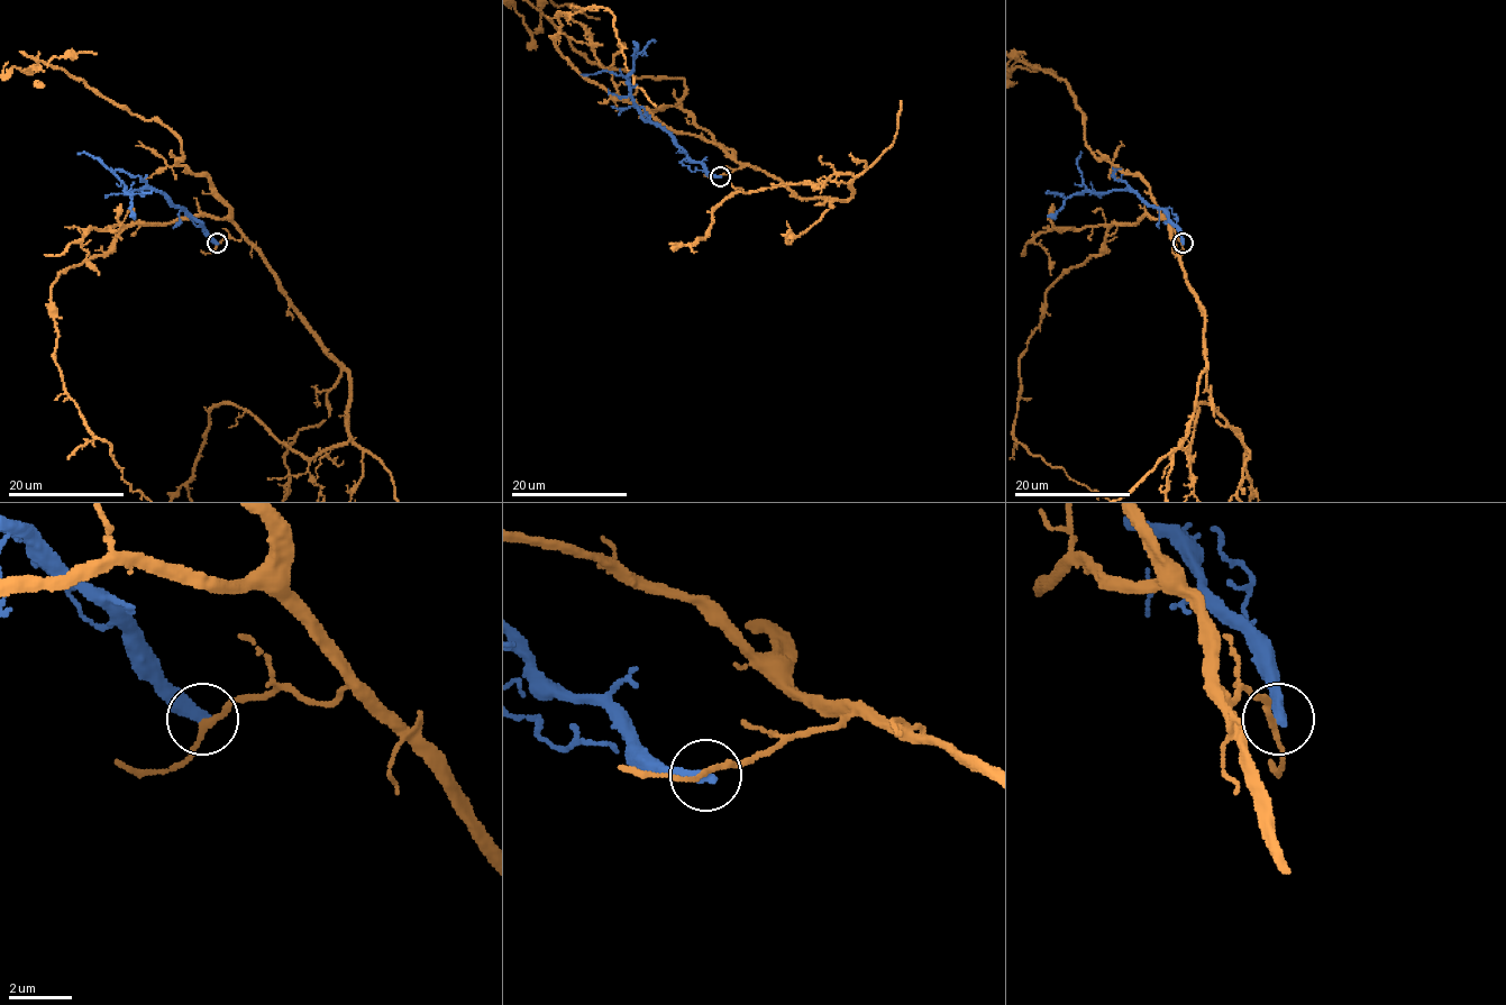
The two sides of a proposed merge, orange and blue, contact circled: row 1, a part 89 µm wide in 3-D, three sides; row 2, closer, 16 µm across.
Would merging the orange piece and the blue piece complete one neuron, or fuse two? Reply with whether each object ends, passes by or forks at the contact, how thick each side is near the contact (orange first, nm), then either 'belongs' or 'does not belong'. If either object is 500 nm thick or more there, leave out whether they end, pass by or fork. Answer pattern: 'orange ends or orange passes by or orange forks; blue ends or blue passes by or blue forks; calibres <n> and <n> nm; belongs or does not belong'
orange passes by; blue ends; calibres 170 and 440 nm; does not belong

